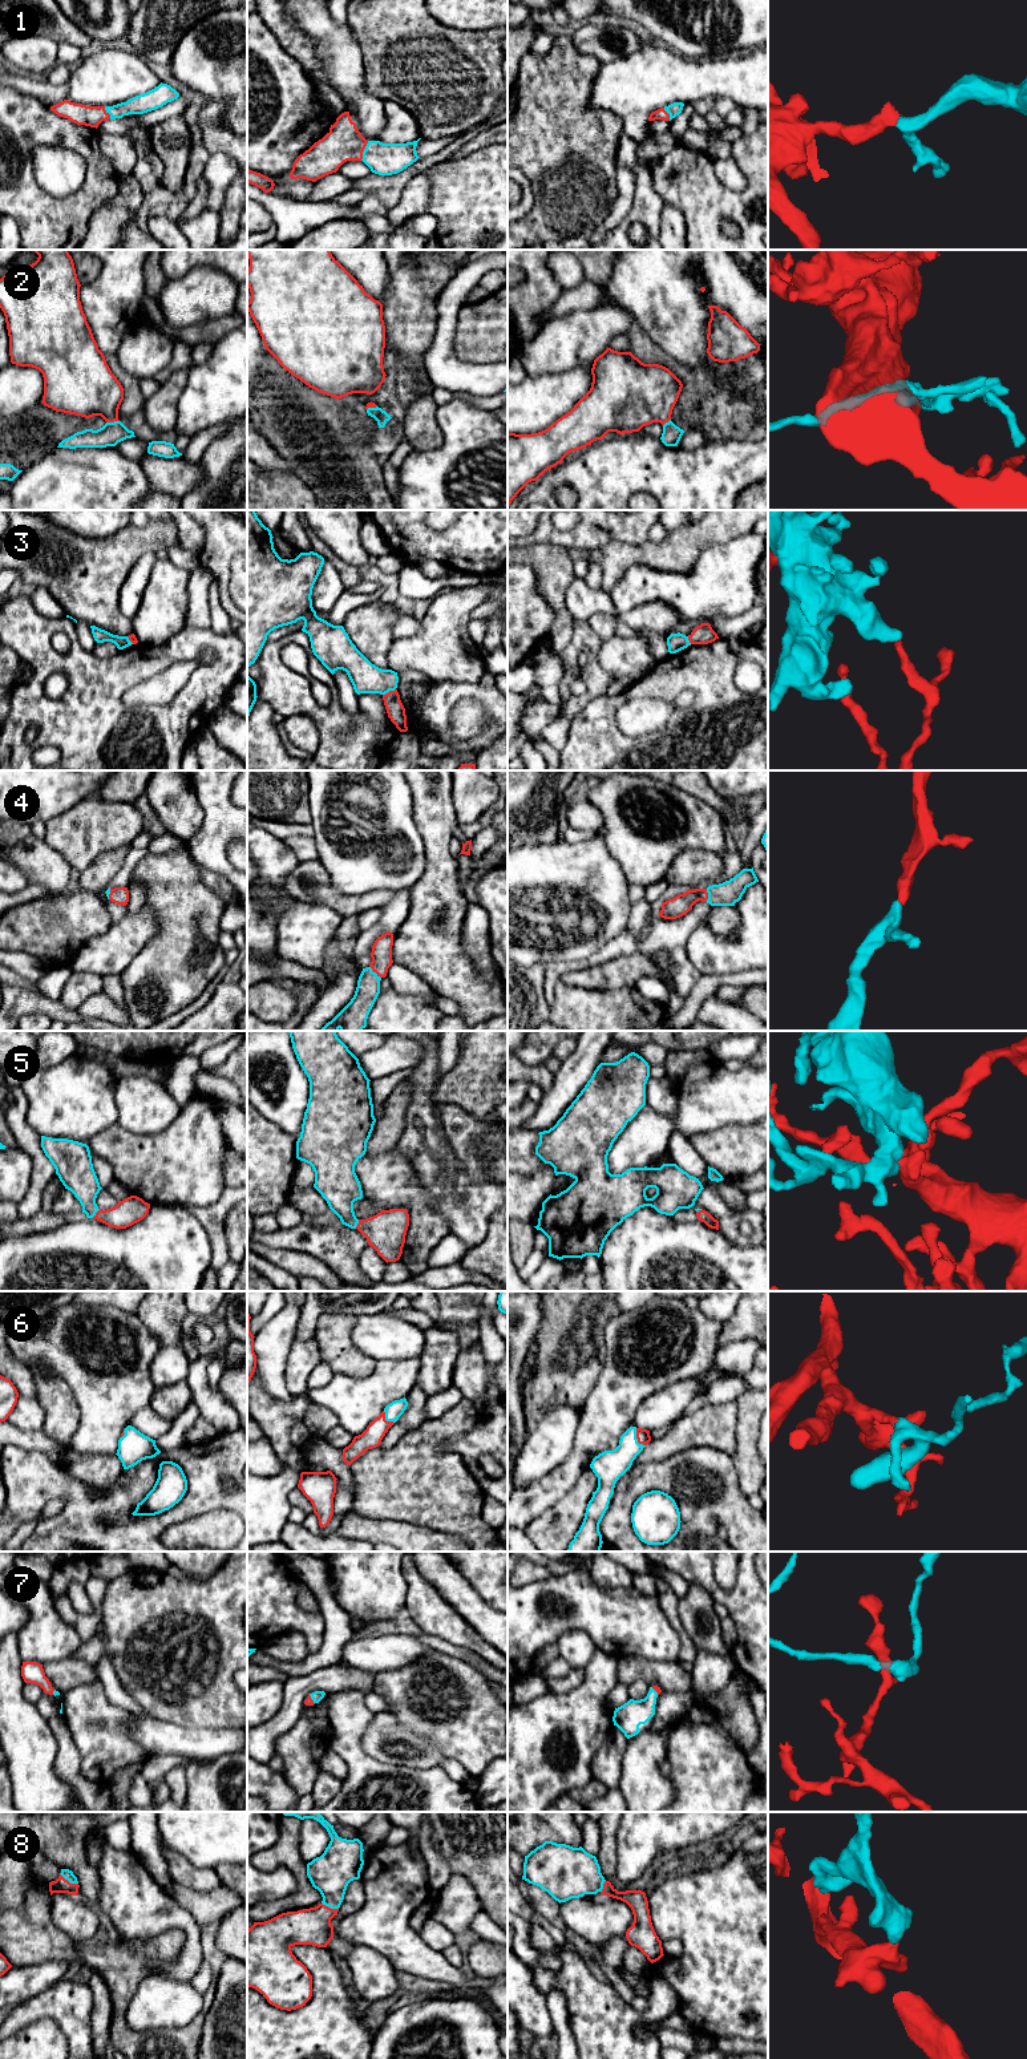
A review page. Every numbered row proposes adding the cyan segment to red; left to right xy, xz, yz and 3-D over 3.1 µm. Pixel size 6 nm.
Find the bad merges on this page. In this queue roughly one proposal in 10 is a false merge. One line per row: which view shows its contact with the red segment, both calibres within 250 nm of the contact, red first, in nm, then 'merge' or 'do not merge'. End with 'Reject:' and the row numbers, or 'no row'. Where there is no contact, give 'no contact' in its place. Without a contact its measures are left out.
1: xz | 220/190 nm | merge
2: xy | 340/140 nm | merge
3: xz | 110/190 nm | do not merge
4: xz | 130/140 nm | merge
5: xy | 160/200 nm | merge
6: yz | 80/190 nm | merge
7: yz | 40/170 nm | merge
8: xy | 90/70 nm | merge
Reject: 3

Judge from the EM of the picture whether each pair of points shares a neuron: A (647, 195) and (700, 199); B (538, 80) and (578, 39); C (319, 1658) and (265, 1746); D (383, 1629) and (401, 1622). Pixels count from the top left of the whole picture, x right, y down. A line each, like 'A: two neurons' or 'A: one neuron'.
A: two neurons
B: two neurons
C: two neurons
D: one neuron

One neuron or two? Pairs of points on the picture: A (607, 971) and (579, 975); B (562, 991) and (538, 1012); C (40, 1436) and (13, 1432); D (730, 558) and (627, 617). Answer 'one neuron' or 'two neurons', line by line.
A: one neuron
B: two neurons
C: one neuron
D: two neurons

